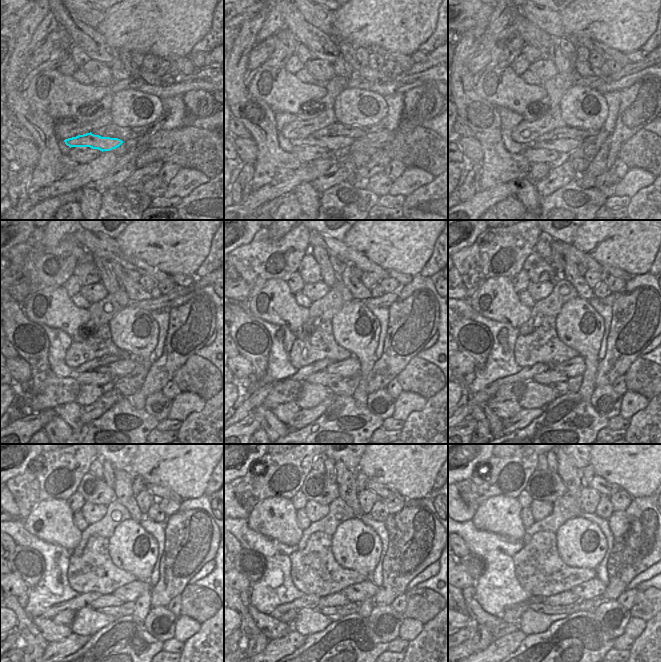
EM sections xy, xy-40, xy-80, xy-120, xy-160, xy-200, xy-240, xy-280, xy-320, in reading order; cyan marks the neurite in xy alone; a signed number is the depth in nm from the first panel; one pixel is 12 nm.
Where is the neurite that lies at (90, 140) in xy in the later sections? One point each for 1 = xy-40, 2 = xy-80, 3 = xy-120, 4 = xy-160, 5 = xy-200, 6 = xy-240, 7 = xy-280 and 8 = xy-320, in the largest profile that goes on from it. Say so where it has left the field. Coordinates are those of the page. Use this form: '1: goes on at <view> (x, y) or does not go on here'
1: goes on at xy-40 (333, 144)
2: goes on at xy-80 (566, 145)
3: goes on at xy-120 (121, 368)
4: goes on at xy-160 (346, 368)
5: goes on at xy-200 (576, 366)
6: goes on at xy-240 (130, 592)
7: goes on at xy-280 (358, 592)
8: goes on at xy-320 (594, 588)

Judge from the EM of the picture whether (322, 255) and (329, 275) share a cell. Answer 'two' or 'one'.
one

